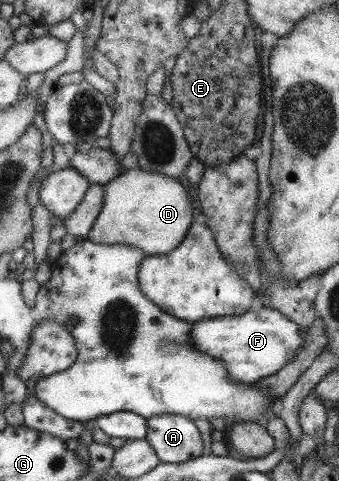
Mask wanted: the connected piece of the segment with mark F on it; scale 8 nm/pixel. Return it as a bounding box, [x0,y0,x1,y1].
[191,305,305,385]

